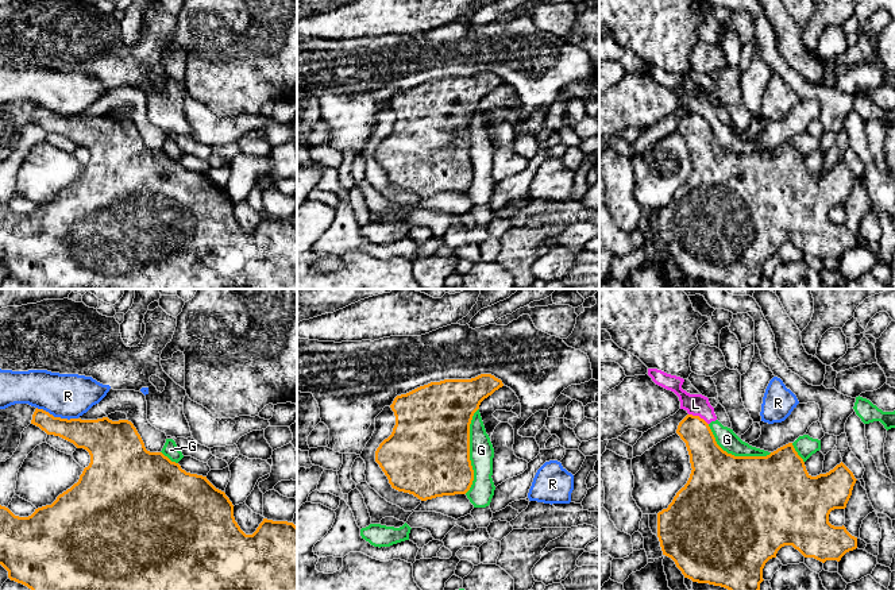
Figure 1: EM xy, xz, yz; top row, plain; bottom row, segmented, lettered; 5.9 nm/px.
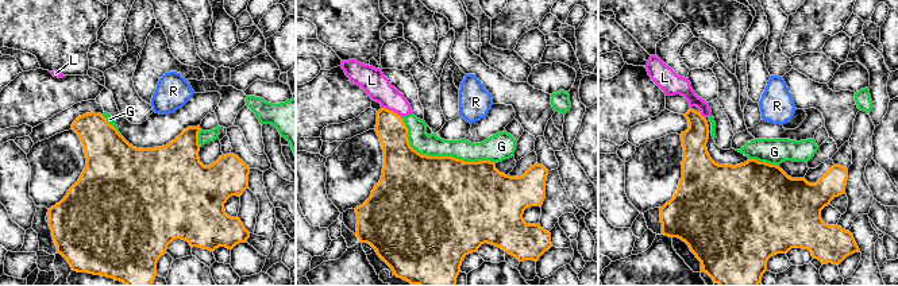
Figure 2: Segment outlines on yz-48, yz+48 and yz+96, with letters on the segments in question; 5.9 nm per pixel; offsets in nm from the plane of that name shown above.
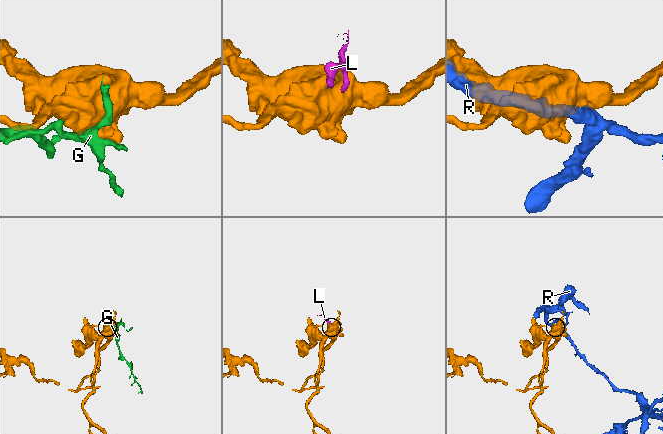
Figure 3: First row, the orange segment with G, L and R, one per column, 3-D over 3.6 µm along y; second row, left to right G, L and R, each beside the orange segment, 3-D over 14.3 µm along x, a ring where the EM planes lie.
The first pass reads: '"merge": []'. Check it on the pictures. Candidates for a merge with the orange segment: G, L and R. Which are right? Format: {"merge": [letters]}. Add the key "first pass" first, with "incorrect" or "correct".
{"first pass": "correct", "merge": []}

